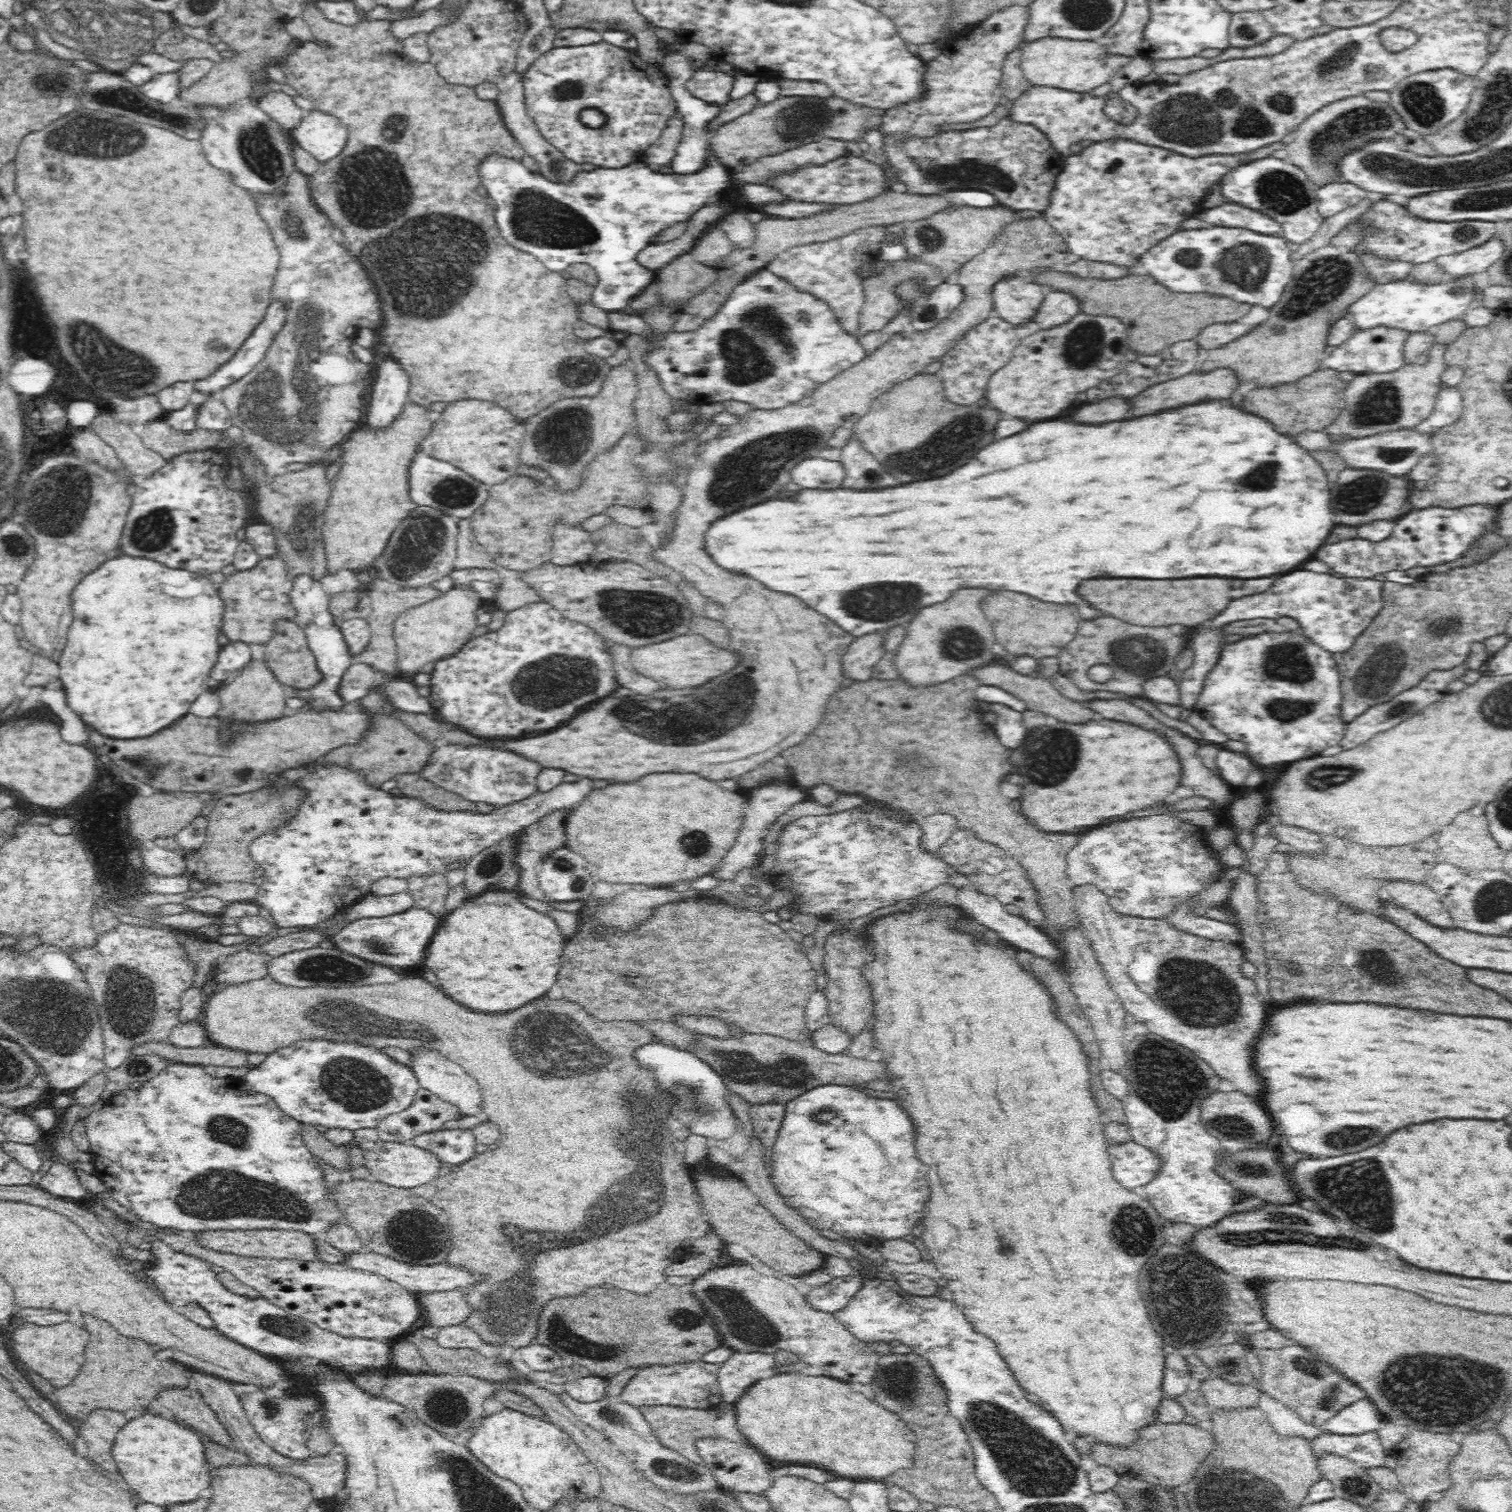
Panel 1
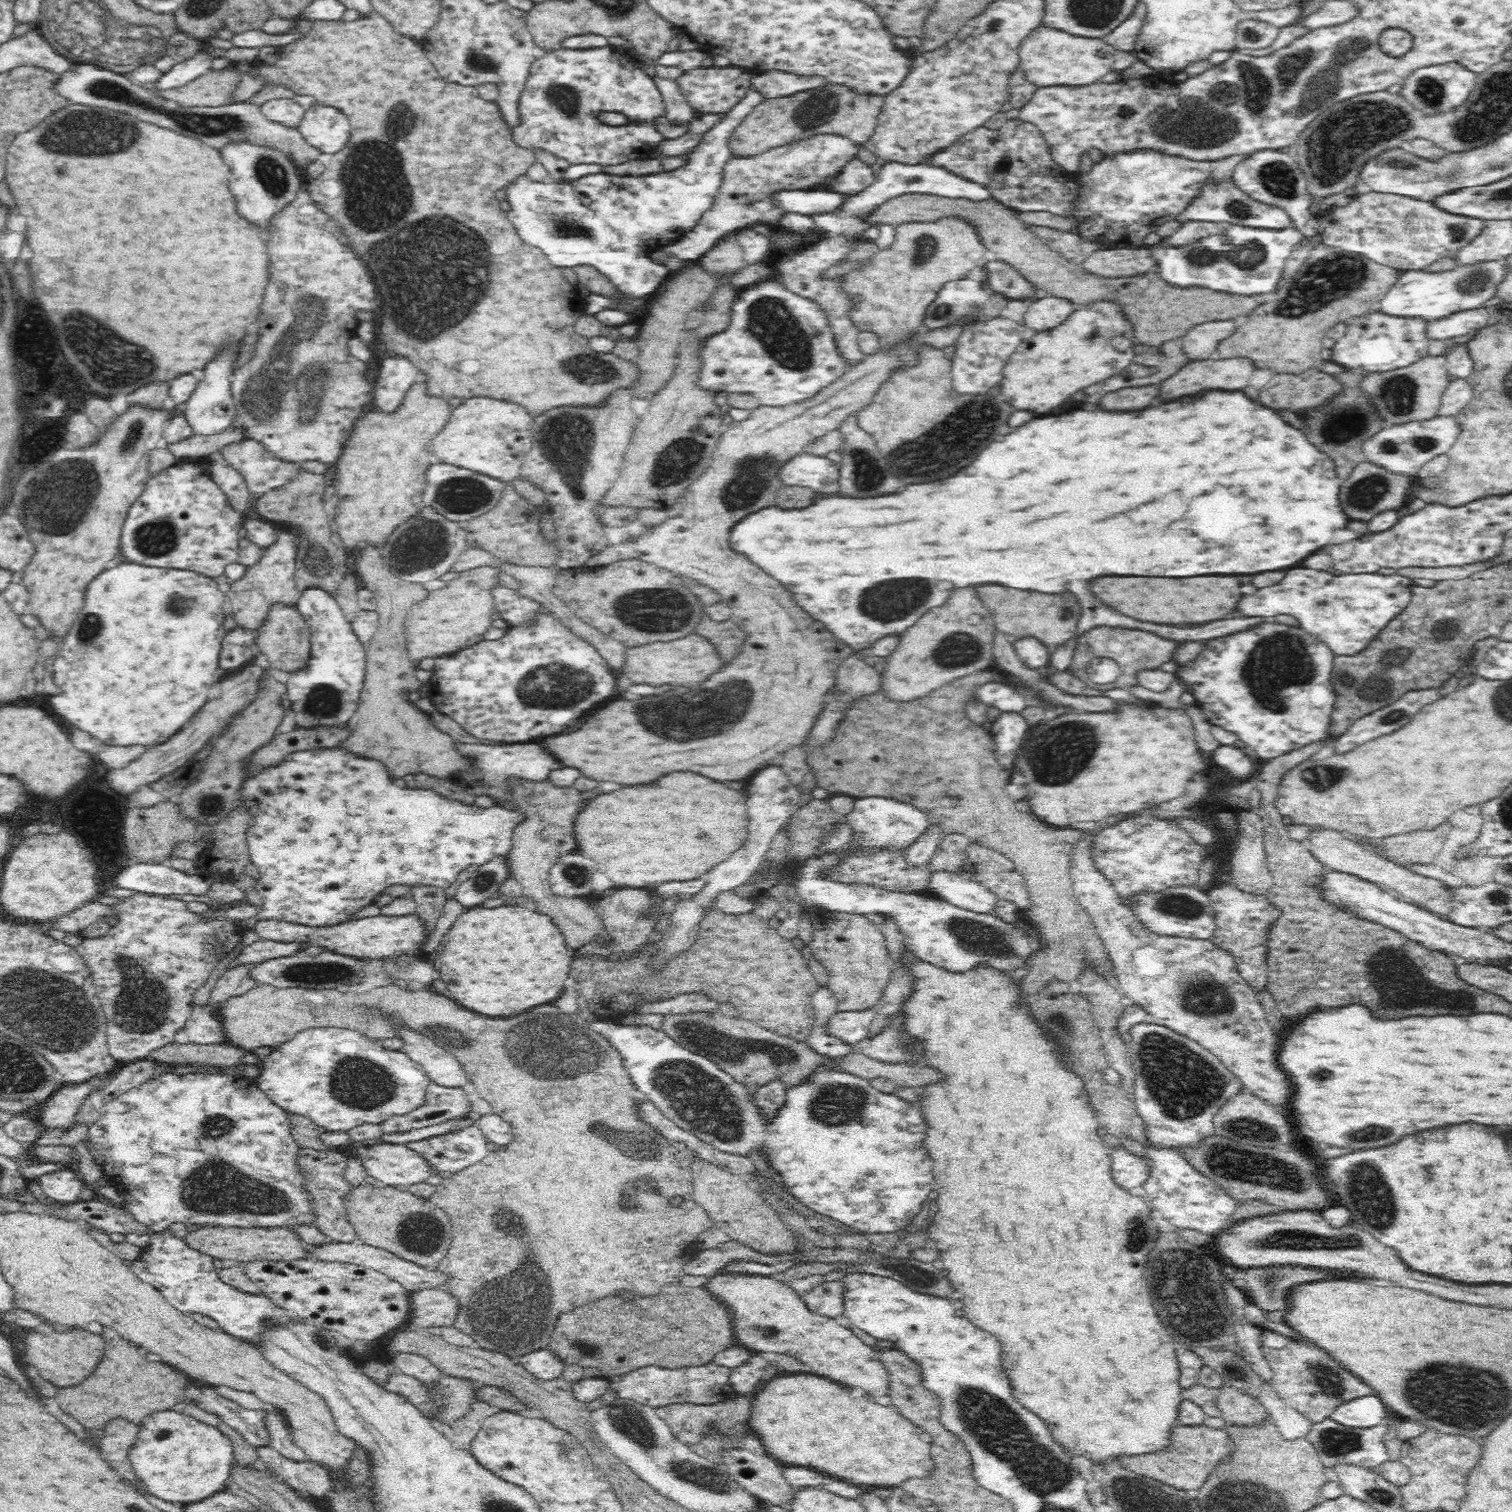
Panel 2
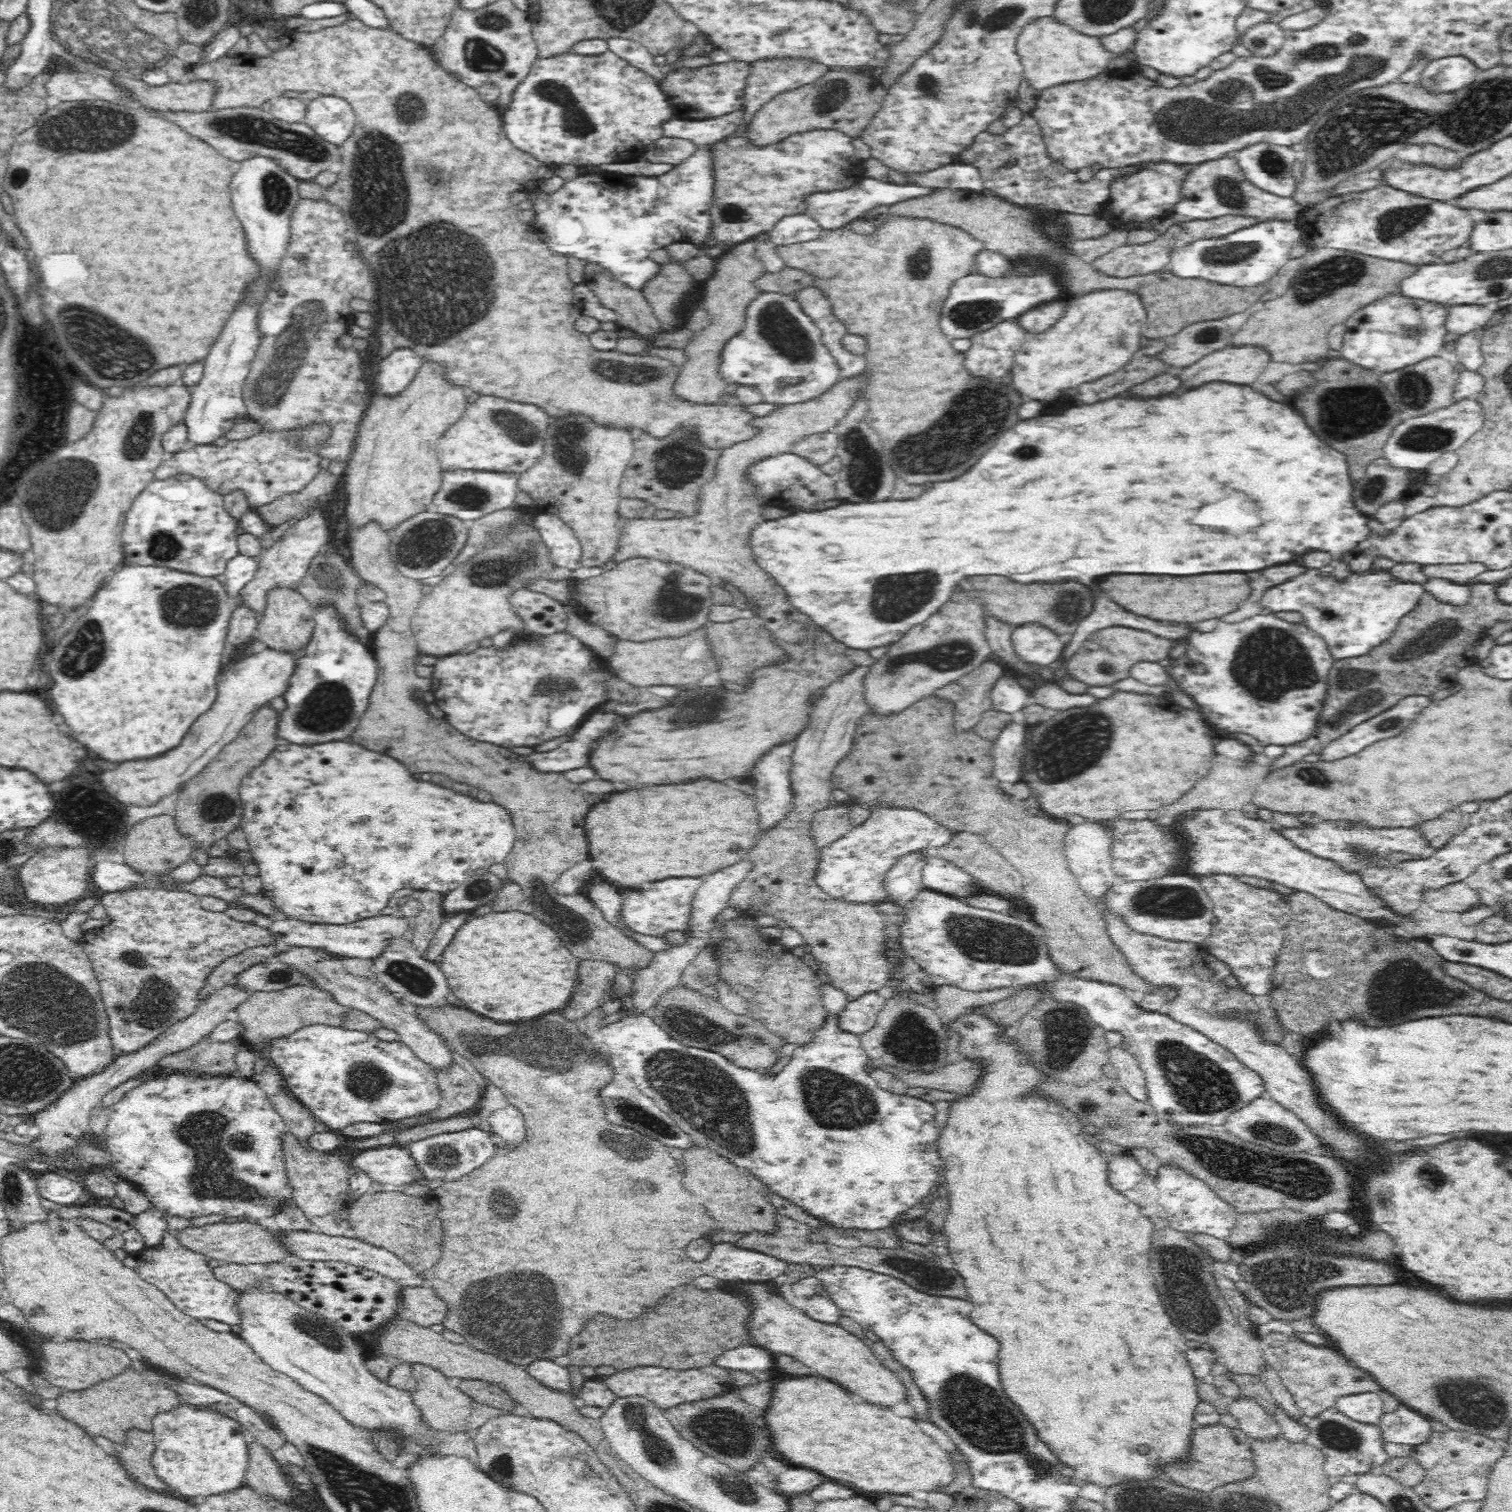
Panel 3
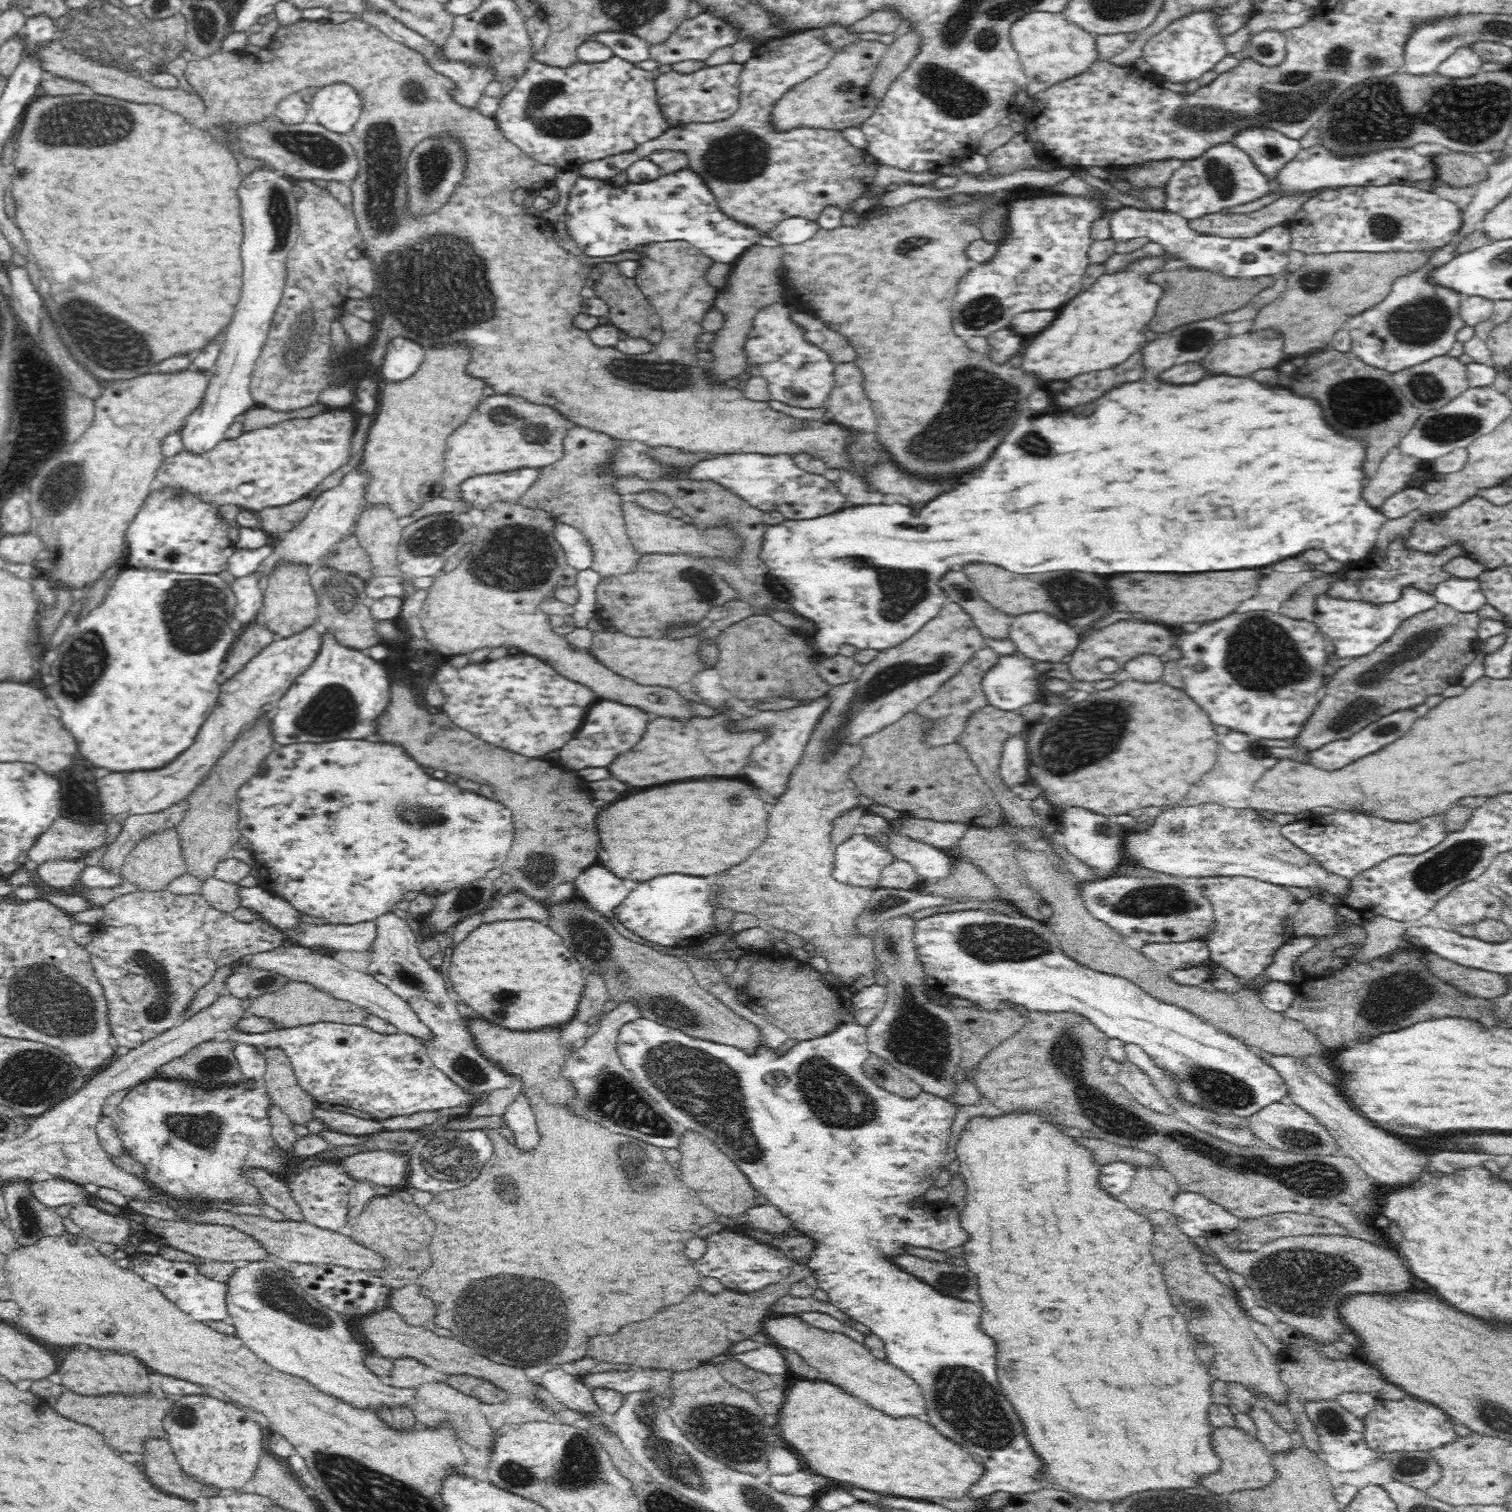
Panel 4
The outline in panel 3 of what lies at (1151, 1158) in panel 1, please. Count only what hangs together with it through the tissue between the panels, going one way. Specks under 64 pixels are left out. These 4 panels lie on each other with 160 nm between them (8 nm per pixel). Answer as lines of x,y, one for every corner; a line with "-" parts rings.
1130,1153
1117,1155
1116,1158
1109,1163
1108,1178
1110,1184
1116,1190
1129,1191
1146,1178
1146,1169
1138,1160

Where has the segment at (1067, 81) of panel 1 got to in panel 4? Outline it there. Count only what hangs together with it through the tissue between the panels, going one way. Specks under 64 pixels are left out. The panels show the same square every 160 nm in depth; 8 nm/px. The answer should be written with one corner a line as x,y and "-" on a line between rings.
1063,12
1026,14
1012,24
1010,36
1027,76
1026,92
1030,97
1040,91
1048,90
1058,82
1084,74
1100,59
1096,48
1096,36
1068,22

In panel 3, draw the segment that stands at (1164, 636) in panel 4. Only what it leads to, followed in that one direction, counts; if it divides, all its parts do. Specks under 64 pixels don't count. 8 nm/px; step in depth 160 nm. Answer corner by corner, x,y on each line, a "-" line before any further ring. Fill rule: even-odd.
1103,628
1100,632
1094,632
1094,634
1087,636
1081,649
1086,648
1089,650
1086,654
1084,651
1078,651
1072,660
1066,664
1067,672
1080,682
1083,682
1090,686
1110,686
1114,684
1114,674
1126,674
1122,678
1128,678
1130,676
1130,668
1136,664
1136,662
1142,662
1142,660
1148,660
1148,662
1160,662
1163,658
1168,656
1170,648
1174,646
1176,642
1168,642
1164,638
1156,638
1148,632
1136,632
1136,630
1128,630
1128,628
-
1102,663
1108,663
1112,665
1112,672
1110,674
1103,673
1098,670
1098,666

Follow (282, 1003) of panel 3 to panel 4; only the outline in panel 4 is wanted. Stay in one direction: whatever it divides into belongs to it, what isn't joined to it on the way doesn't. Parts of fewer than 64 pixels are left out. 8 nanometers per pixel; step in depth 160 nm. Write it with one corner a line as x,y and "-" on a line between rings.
290,982
280,990
266,993
251,999
246,1015
265,1018
275,1028
286,1029
317,1022
334,1022
338,1024
362,1025
370,1016
366,1009
358,1008
354,1004
338,1001
333,996
314,988
304,982

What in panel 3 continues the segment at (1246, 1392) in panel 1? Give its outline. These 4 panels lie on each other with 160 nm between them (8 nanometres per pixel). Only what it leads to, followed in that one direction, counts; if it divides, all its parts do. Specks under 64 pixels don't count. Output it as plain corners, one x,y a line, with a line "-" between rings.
1238,1396
1228,1404
1228,1412
1234,1416
1238,1429
1251,1439
1271,1439
1280,1433
1273,1416
1262,1409
1255,1399

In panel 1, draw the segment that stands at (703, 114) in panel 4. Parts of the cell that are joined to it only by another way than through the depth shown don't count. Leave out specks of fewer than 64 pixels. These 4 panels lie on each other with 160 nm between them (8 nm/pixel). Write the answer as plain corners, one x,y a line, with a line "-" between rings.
698,70
686,81
685,87
698,100
710,103
728,102
727,96
733,85
733,76
721,71

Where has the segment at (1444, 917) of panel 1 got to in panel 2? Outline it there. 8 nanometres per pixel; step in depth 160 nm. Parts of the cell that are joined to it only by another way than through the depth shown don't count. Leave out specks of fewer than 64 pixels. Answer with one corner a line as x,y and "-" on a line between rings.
1328,829
1312,830
1304,843
1312,857
1324,866
1330,866
1336,872
1351,874
1356,878
1377,884
1381,889
1389,892
1394,890
1395,896
1410,900
1413,905
1424,906
1428,912
1436,912
1440,916
1449,914
1451,910
1451,894
1448,892
1448,886
1444,885
1442,881
1418,875
1410,869
1392,864
1378,855
1374,855
1372,851
1364,849
1364,846
1357,844
1351,838
1348,839
1343,833

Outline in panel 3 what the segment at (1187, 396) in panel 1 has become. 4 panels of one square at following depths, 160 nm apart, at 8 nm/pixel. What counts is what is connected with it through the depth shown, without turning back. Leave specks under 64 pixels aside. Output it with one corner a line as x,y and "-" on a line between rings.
1252,346
1226,348
1184,368
1178,378
1186,390
1198,388
1206,382
1230,382
1248,386
1258,378
1268,360
1270,356
1264,350

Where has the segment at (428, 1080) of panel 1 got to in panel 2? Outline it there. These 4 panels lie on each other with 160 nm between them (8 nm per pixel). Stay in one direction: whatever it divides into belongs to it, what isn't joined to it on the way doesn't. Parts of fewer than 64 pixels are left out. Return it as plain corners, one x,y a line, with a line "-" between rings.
410,1028
398,1030
398,1033
404,1041
402,1052
422,1066
431,1083
444,1088
462,1089
470,1084
463,1063
445,1045
438,1045
420,1031

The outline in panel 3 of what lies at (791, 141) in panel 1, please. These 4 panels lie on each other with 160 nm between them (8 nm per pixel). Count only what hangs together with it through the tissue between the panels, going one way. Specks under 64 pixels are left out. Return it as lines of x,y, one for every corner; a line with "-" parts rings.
830,70
812,84
771,98
751,116
741,134
752,146
758,147
776,144
792,134
814,130
839,130
858,138
870,124
871,117
880,109
880,105
873,102
871,96
872,90
879,84
878,80
862,72
852,74
842,70

